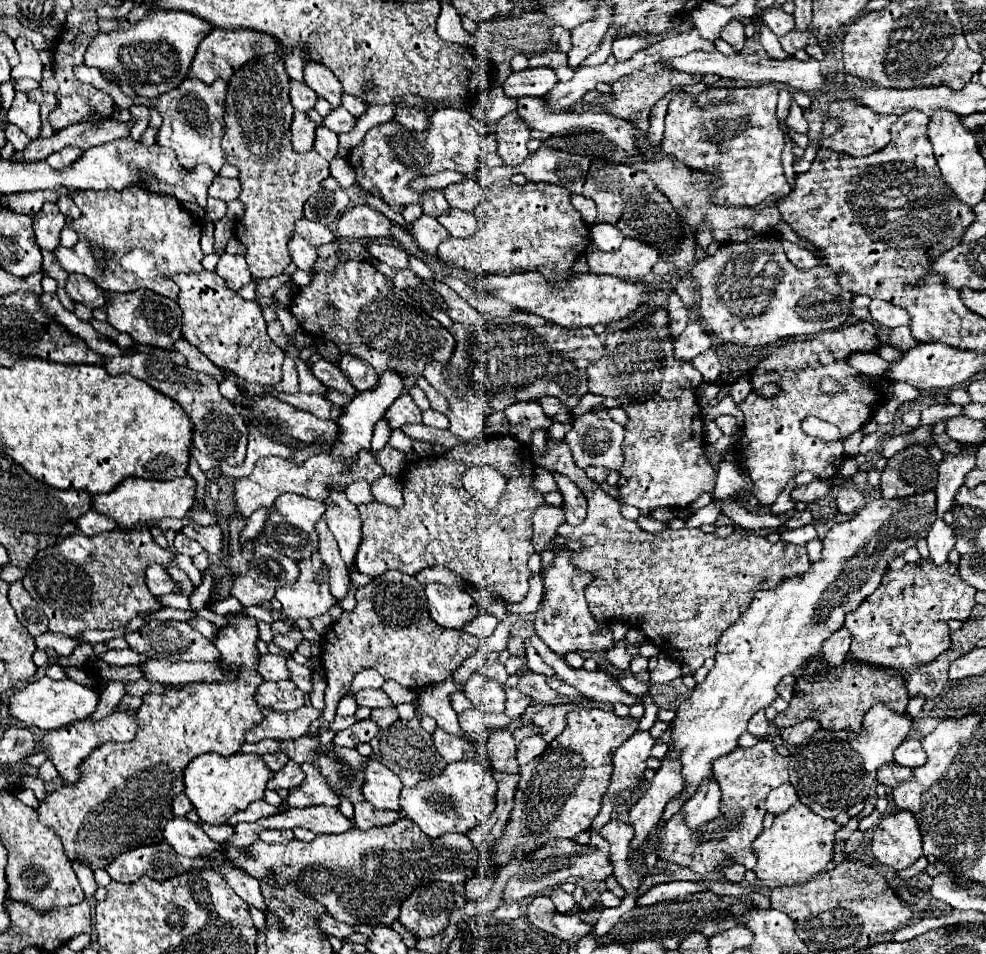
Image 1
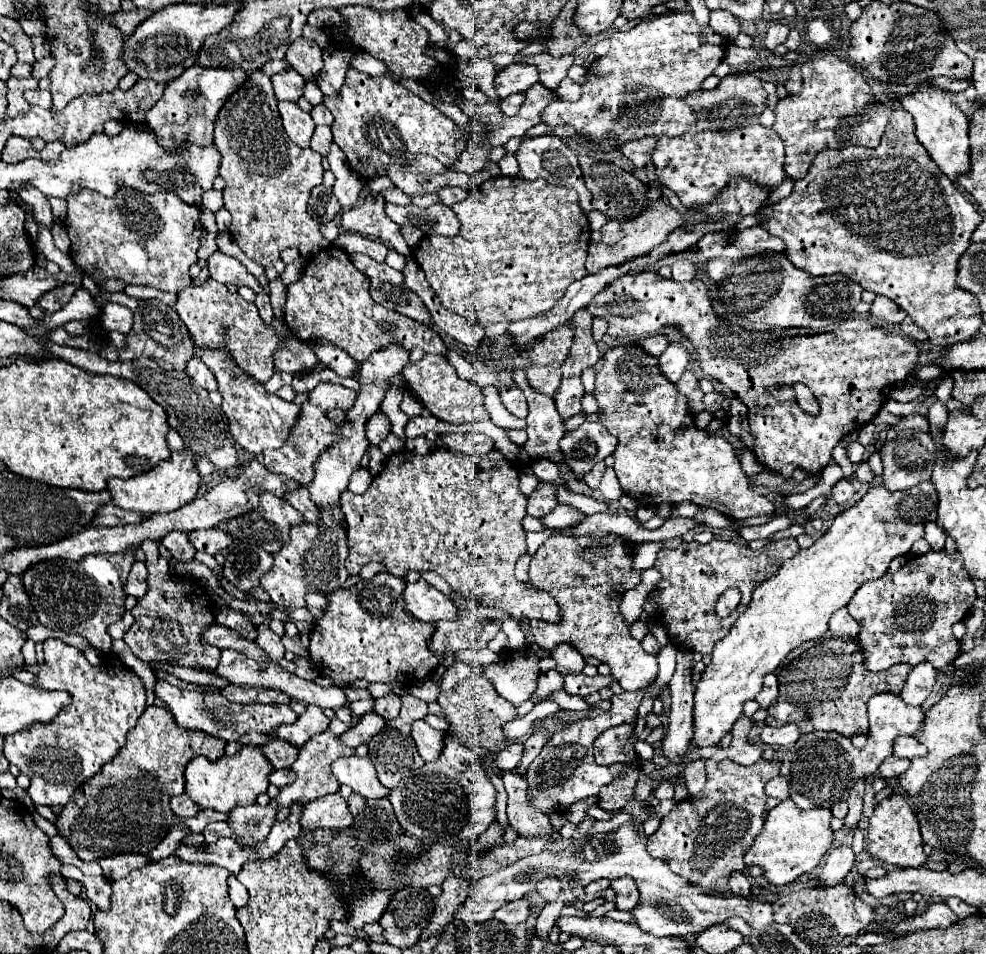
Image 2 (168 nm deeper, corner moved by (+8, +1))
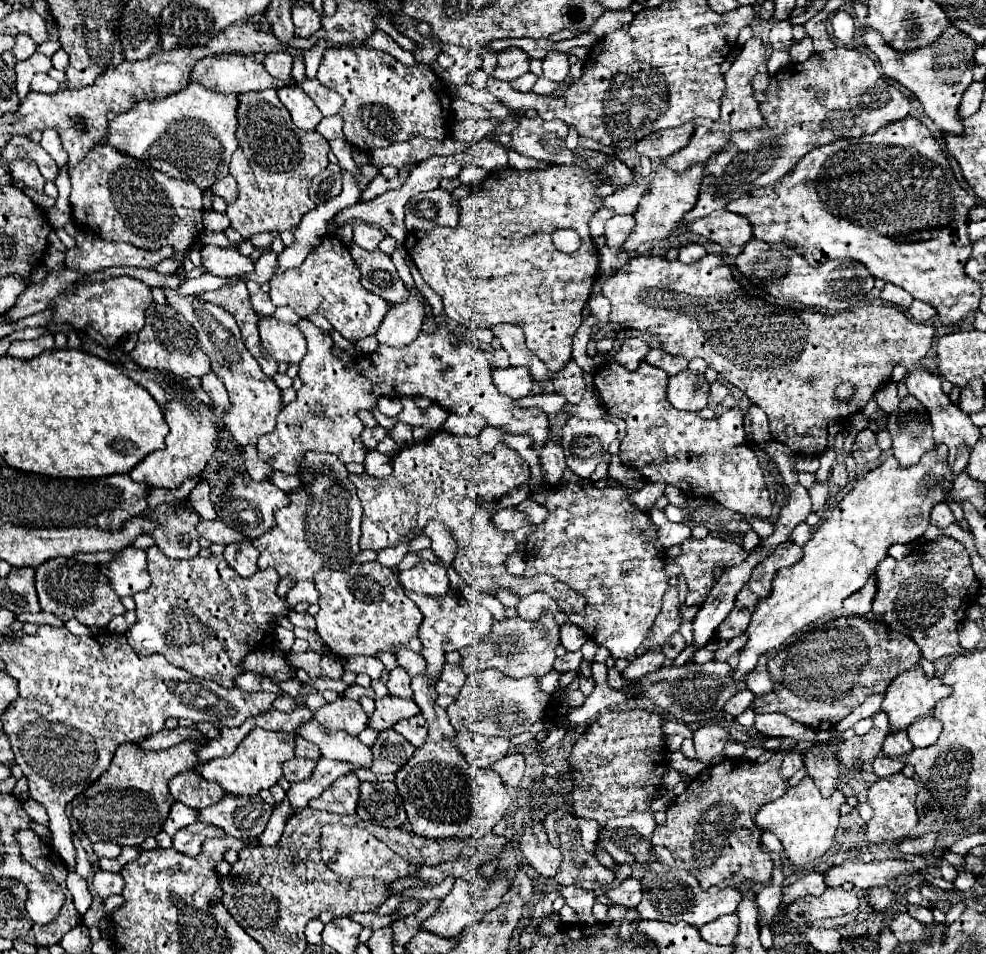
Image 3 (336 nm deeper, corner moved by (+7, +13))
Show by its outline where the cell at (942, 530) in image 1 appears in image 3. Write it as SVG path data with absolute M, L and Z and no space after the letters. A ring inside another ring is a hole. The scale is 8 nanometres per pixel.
M938 503L938 505L932 509L930 519L932 519L932 525L936 525L936 527L940 527L940 529L948 527L950 523L954 523L954 515L952 515L952 511L950 511L944 503Z

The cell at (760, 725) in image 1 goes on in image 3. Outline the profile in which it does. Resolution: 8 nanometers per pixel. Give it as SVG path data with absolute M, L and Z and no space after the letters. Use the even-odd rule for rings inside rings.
M744 689L744 691L738 691L738 693L724 705L724 709L726 709L726 713L730 713L730 715L740 715L740 713L744 713L744 711L752 705L752 701L754 701L754 695L752 695L748 689Z

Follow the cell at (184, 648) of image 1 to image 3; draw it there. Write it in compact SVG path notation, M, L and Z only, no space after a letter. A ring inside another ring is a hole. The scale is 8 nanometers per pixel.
M158 547L146 549L148 553L148 573L152 585L134 595L136 601L136 623L126 631L128 643L138 655L162 653L172 665L190 671L196 677L210 679L222 687L232 687L234 677L240 675L240 661L246 653L256 647L272 643L272 631L276 627L274 615L288 615L286 601L276 595L278 573L276 571L256 571L252 577L240 577L222 555L210 557L190 557L190 559L170 559L158 551Z

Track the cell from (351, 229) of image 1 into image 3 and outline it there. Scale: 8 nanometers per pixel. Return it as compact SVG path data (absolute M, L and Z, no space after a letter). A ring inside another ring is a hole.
M400 171L398 177L394 177L394 179L386 179L386 177L378 175L378 177L376 177L372 183L368 183L368 187L362 191L360 201L372 201L372 199L376 199L376 197L382 195L382 193L386 193L386 191L390 191L390 189L394 189L394 187L400 187L400 185L406 181L406 175L408 175L408 171Z

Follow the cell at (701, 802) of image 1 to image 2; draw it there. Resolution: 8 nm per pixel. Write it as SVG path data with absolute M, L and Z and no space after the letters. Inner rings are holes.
M695 759L695 761L687 763L683 777L685 777L685 785L689 789L689 795L693 795L693 797L699 795L705 785L705 759Z

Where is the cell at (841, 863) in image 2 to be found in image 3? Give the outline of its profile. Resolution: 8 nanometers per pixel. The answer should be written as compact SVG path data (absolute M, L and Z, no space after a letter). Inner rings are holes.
M812 871L800 879L796 879L792 885L784 887L784 903L792 903L794 899L800 899L802 895L822 895L826 889L826 883L824 883L824 873L818 873L818 871Z

